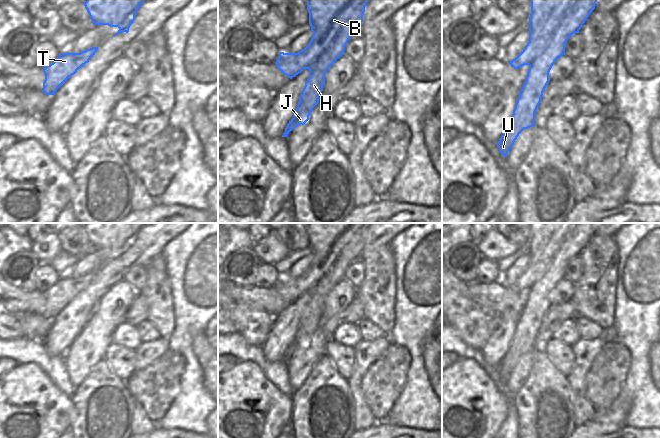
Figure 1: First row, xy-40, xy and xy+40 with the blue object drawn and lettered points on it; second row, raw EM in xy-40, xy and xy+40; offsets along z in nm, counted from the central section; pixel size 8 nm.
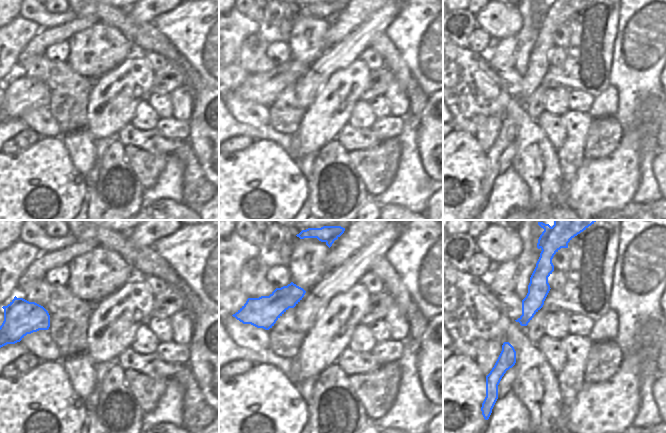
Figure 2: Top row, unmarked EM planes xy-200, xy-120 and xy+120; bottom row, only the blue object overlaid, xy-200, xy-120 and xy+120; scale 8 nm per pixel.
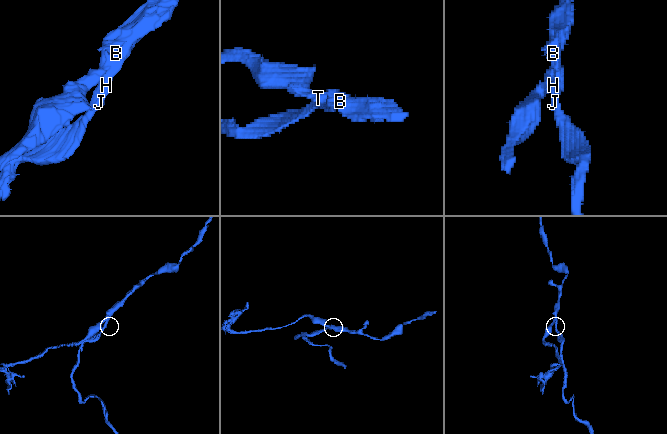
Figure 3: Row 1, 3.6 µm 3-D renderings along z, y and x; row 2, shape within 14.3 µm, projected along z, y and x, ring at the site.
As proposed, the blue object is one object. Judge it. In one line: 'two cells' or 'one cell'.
two cells

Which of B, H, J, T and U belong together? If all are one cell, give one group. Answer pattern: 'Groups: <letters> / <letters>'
Groups: B H J U / T.

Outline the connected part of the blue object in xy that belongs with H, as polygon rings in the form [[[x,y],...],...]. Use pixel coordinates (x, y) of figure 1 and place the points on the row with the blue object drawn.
[[[306,0],[309,23],[315,26],[325,40],[325,50],[307,68],[309,78],[299,96],[293,118],[282,137],[298,125],[304,125],[313,108],[319,103],[327,70],[343,55],[349,38],[363,22],[365,6],[369,0]]]

